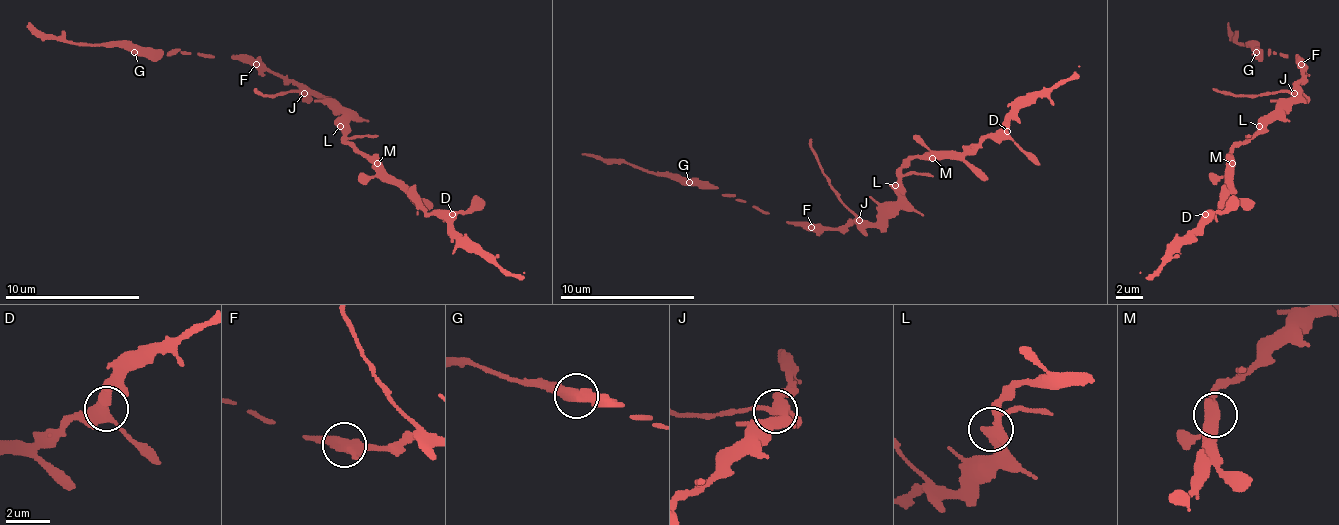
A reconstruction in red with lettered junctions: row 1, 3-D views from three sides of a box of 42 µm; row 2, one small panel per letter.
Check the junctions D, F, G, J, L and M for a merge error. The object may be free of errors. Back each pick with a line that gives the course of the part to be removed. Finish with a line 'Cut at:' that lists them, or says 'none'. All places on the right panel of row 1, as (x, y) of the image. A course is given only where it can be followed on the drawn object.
J: Course of the part to remove: (1293, 92), (1259, 96), (1212, 89)
Cut at: J

